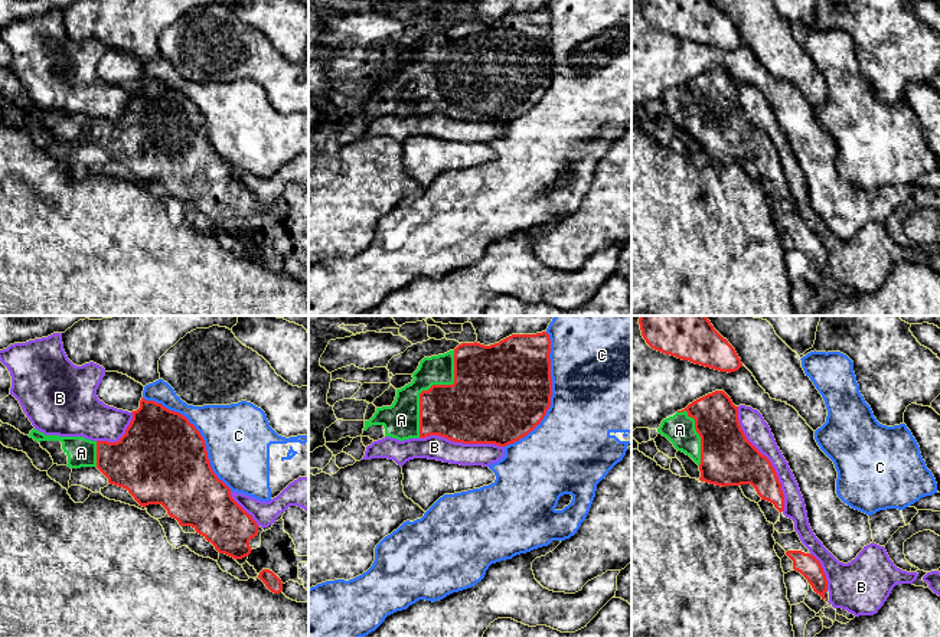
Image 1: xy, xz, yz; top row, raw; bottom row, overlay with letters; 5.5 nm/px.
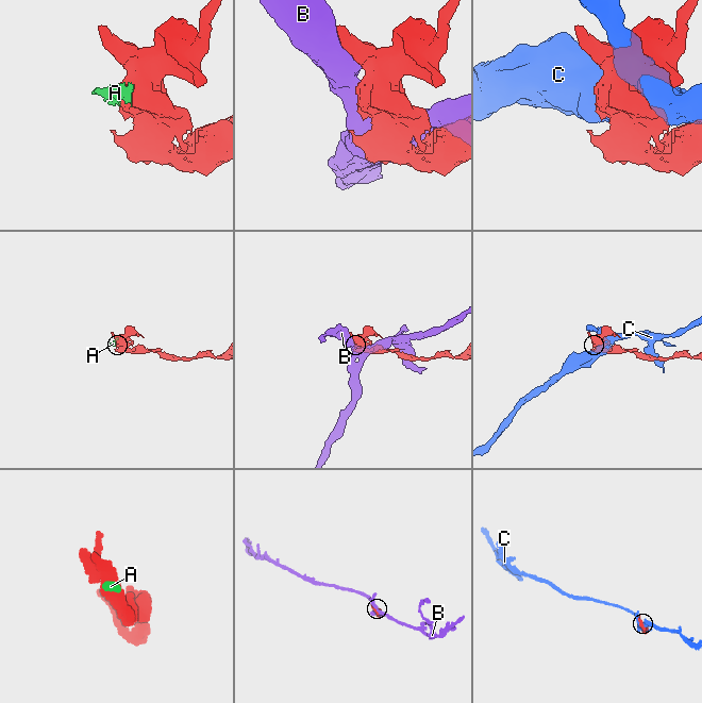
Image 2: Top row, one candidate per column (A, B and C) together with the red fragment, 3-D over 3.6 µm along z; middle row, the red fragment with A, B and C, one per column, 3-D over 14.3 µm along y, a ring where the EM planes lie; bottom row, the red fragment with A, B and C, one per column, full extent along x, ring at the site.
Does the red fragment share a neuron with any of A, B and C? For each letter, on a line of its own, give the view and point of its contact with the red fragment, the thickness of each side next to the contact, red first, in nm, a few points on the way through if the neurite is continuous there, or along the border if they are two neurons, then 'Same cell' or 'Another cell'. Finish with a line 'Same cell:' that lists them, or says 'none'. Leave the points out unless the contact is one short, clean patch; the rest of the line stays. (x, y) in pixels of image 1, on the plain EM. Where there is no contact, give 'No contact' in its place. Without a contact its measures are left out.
A: Touches red at xz (431, 64). Thickness 360 nm (red) against 200 nm. Same cell
B: Touches red at yz (767, 136). Thickness 300 nm (red) against 140 nm. Another cell
C: Touches red at xz (551, 72). Thickness 500 nm (red) against 500 nm. Another cell
Same cell: A

